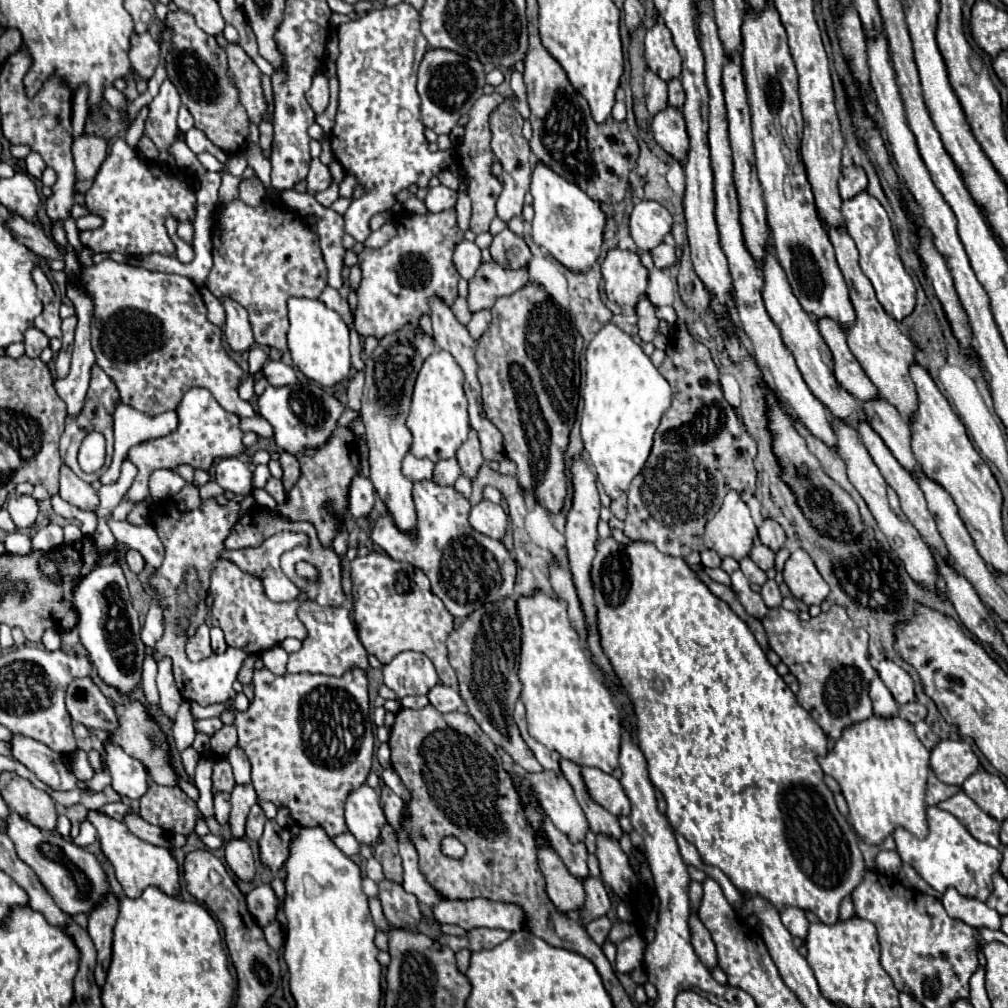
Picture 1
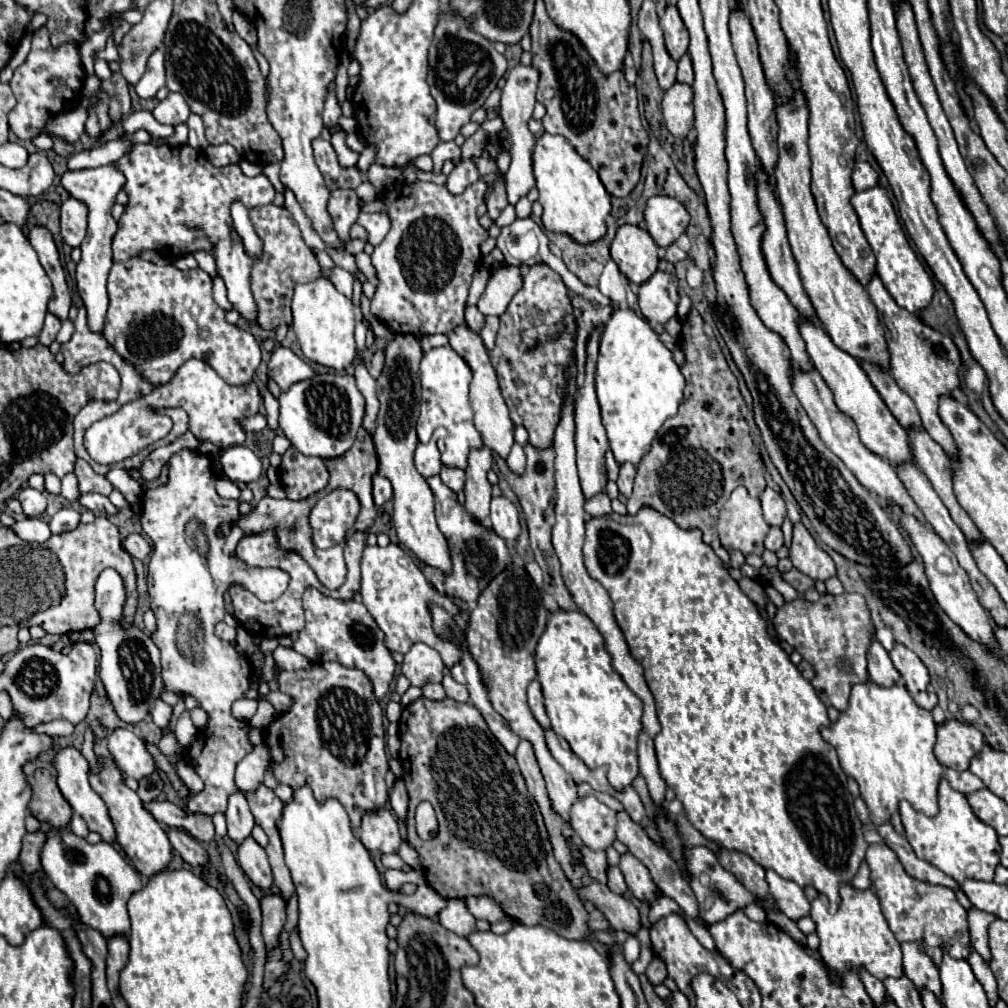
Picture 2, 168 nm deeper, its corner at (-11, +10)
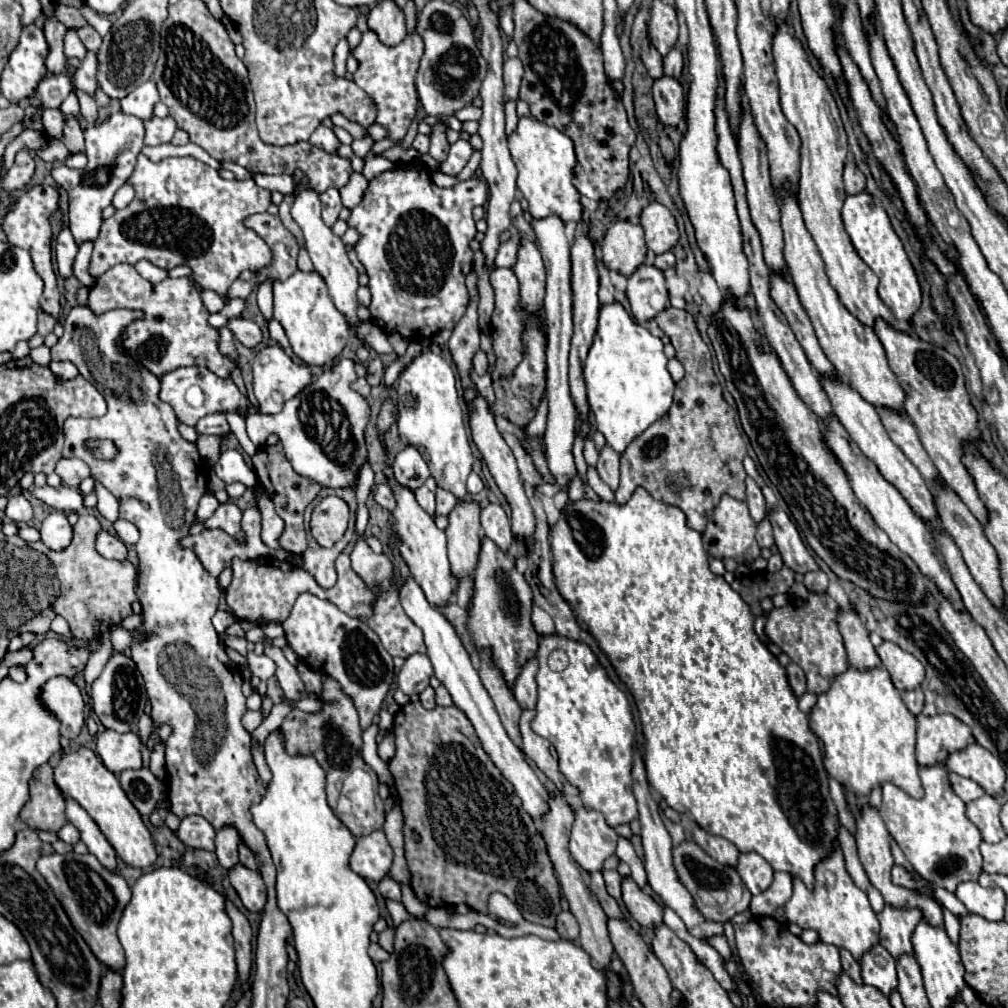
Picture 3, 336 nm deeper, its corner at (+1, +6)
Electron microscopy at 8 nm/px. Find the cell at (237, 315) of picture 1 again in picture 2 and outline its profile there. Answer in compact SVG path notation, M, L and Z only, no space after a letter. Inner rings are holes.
M135 144L123 158L119 158L117 168L121 168L125 176L125 192L129 196L129 202L125 206L125 212L119 220L119 230L113 238L113 260L127 260L131 256L137 256L143 250L155 250L163 252L171 258L177 258L181 254L189 254L195 250L207 250L213 254L217 262L217 270L227 286L227 298L233 304L233 308L249 322L255 324L257 320L257 302L253 298L251 286L249 286L249 272L253 266L253 260L245 254L243 242L237 236L237 232L231 228L231 216L229 206L235 200L241 200L247 208L263 206L273 202L275 188L271 182L259 174L255 178L247 178L237 164L215 168L203 152L191 148L191 146L151 146L151 144Z

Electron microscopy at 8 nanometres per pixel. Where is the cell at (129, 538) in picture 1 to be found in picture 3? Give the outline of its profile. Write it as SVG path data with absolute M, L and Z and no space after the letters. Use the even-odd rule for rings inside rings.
M31 486L29 492L43 500L47 506L61 510L61 512L83 512L83 494L79 492L79 488L69 488L69 486L59 486L59 488L51 488L51 486Z

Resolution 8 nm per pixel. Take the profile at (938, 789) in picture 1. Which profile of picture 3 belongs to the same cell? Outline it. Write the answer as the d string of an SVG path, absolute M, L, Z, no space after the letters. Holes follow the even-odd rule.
M949 774L949 780L951 780L951 786L955 790L955 794L963 800L963 802L971 802L971 800L977 800L981 796L985 796L987 792L977 784L973 782L971 778L963 778L959 774Z

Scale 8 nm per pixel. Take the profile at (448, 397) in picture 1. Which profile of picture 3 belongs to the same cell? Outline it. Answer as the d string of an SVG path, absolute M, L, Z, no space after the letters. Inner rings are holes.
M425 350L399 376L395 392L399 408L399 440L405 446L413 446L423 454L423 458L429 462L431 476L435 478L439 488L451 492L457 500L463 500L469 494L465 488L465 480L473 466L473 452L463 424L461 400L457 394L455 374L451 366L437 352Z

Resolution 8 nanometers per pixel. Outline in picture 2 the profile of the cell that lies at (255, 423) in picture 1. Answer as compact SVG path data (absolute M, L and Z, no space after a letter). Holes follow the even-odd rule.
M257 412L257 416L251 416L249 420L243 422L243 428L247 432L261 432L265 426L267 426L267 418L261 412Z

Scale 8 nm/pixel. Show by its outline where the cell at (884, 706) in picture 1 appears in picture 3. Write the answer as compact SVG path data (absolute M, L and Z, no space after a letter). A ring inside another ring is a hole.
M839 610L837 626L839 626L839 632L845 642L849 664L853 668L867 670L867 668L881 666L881 658L877 656L877 652L869 640L869 632L855 610Z

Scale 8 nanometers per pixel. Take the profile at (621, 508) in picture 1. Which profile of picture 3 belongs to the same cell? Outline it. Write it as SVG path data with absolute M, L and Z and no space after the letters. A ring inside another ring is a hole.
M603 446L601 454L599 454L597 470L599 470L601 480L607 482L611 486L611 490L615 490L619 484L619 454L613 452L613 448Z

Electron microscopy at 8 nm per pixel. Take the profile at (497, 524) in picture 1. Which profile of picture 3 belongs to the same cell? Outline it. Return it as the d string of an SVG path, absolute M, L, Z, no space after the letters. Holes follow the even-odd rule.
M489 504L487 508L481 510L481 526L485 536L489 536L503 552L509 550L513 542L511 522L499 504Z

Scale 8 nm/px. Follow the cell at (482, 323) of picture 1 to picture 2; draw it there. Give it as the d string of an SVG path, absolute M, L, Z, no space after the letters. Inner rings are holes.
M487 316L487 318L485 318L485 324L483 324L483 328L481 328L481 338L483 338L487 350L493 348L497 330L499 330L499 318L497 318L497 316Z

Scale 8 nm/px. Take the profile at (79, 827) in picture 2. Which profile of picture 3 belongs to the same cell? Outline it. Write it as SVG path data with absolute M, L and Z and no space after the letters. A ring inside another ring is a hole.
M67 822L59 832L57 832L57 836L63 840L63 842L67 842L67 844L77 844L79 840L81 840L81 836L79 836L79 832L77 832L77 828L71 824L71 822Z

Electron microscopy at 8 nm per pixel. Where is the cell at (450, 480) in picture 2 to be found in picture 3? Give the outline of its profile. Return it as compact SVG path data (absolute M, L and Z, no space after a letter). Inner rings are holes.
M437 488L437 510L435 510L435 518L437 516L447 516L455 508L455 504L457 504L457 498L451 492L447 492L443 488Z

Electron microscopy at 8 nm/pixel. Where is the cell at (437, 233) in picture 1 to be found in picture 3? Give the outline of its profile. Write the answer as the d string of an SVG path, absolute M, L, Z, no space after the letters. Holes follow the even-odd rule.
M409 162L405 166L385 170L369 182L363 200L351 210L347 222L361 236L355 244L355 252L369 276L369 290L373 296L369 310L373 322L383 332L389 334L397 330L403 338L421 342L445 328L453 330L455 324L463 318L469 304L465 274L469 274L473 264L469 242L477 232L471 210L475 206L483 206L487 198L489 188L485 180L469 178L455 184L453 188L439 188L433 182L431 172L421 162Z

